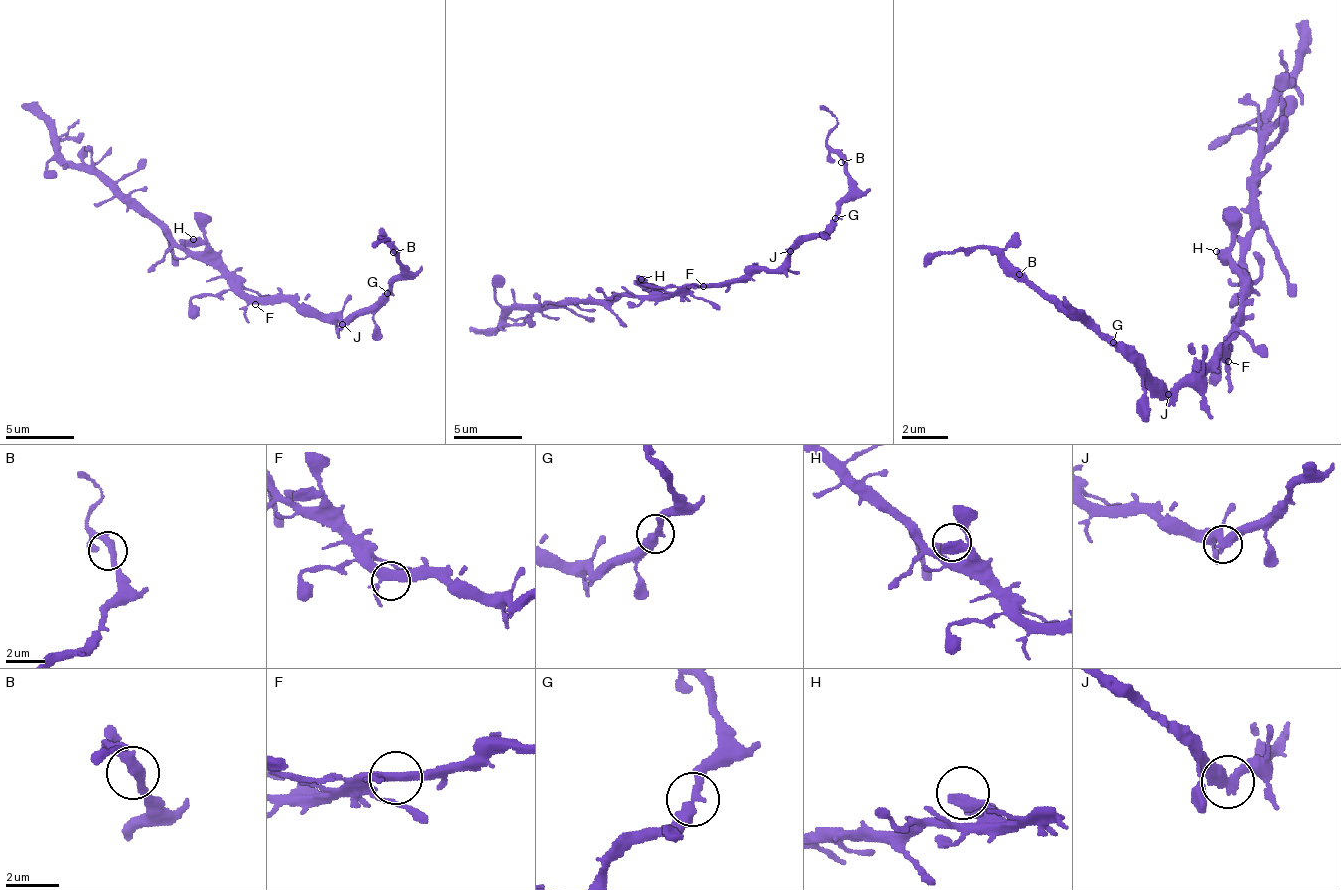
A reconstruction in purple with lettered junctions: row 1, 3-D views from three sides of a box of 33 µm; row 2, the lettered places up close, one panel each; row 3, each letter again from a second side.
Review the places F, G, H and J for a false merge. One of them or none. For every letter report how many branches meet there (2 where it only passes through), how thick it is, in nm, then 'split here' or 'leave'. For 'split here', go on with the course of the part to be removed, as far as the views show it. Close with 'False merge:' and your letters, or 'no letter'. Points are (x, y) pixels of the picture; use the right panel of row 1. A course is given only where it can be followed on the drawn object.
F: 3 branches meet; 340 nm thick; leave
G: 2 branches meet; 360 nm thick; leave
H: 2 branches meet; 360 nm thick; leave
J: 2 branches meet; 420 nm thick; leave
False merge: no letter

